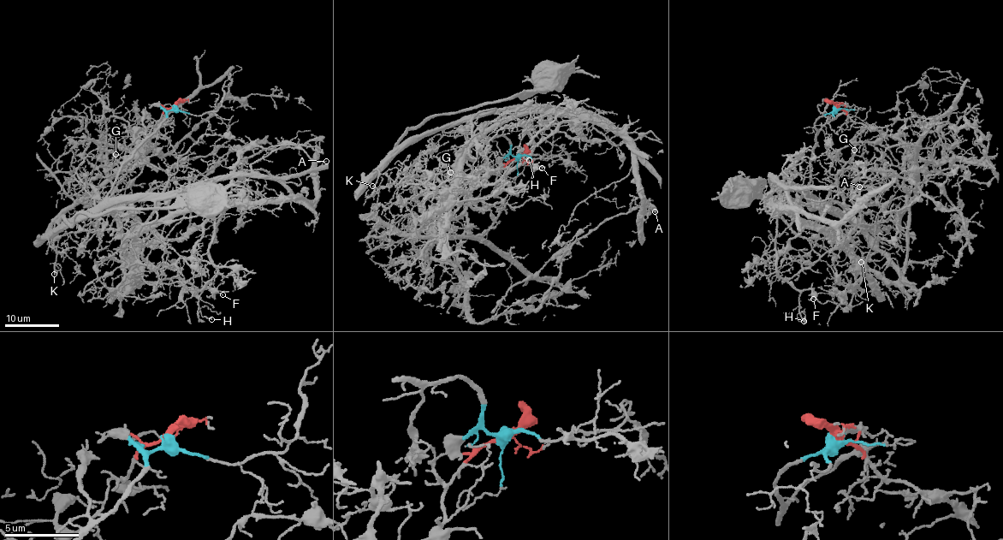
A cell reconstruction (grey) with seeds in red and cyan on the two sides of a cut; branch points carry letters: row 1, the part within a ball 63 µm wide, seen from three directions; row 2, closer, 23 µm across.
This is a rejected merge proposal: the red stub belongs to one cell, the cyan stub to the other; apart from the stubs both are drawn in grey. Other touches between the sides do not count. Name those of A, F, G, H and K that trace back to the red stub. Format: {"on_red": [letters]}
{"on_red": ["G"]}

